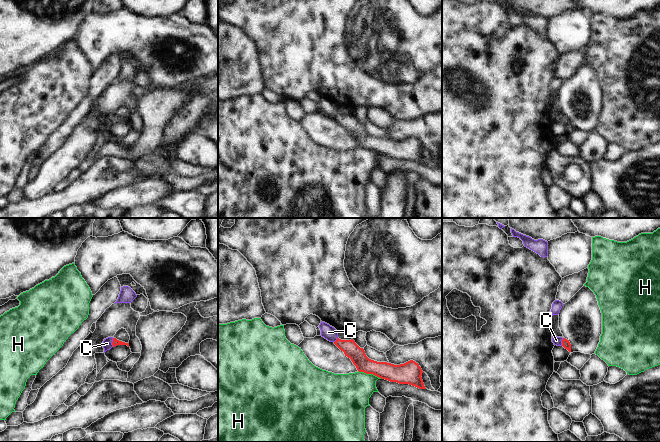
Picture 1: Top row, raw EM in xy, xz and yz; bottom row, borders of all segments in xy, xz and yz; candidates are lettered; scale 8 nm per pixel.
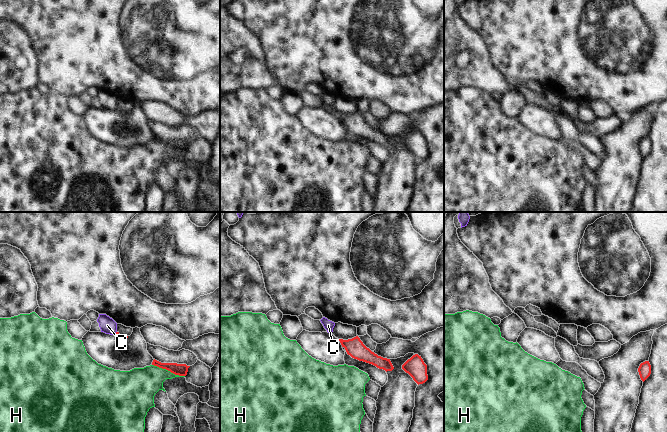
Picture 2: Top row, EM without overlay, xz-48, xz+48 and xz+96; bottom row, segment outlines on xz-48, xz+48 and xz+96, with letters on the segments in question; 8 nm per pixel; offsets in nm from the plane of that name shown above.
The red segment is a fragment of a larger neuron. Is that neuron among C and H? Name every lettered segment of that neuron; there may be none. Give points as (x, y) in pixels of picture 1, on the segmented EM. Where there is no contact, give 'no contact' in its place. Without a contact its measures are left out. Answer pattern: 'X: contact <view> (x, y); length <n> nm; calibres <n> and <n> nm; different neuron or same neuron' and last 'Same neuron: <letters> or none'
C: contact xy (112, 342); length 70 nm; calibres 50 and 80 nm; same neuron
H: contact xz (370, 373); length 200 nm; calibres 150 and 340 nm; different neuron
Same neuron: C

